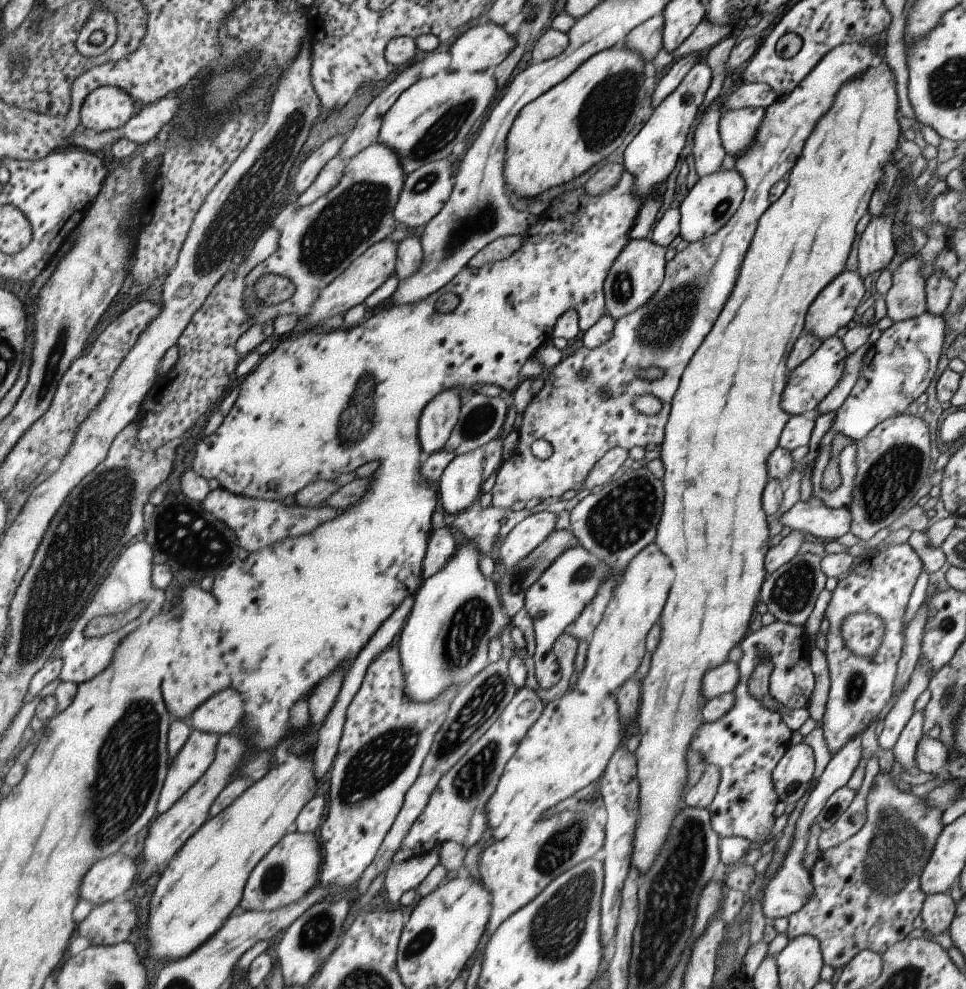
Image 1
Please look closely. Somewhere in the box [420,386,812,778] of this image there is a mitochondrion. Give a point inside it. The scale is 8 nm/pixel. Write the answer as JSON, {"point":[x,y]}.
{"point":[619,519]}

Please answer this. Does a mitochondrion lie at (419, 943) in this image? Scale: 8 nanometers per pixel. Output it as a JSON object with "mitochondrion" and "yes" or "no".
{"mitochondrion":"yes"}

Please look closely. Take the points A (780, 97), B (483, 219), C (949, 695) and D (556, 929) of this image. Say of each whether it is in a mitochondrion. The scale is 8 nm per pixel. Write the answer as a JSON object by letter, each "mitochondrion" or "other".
{"A":"other","B":"mitochondrion","C":"other","D":"mitochondrion"}

